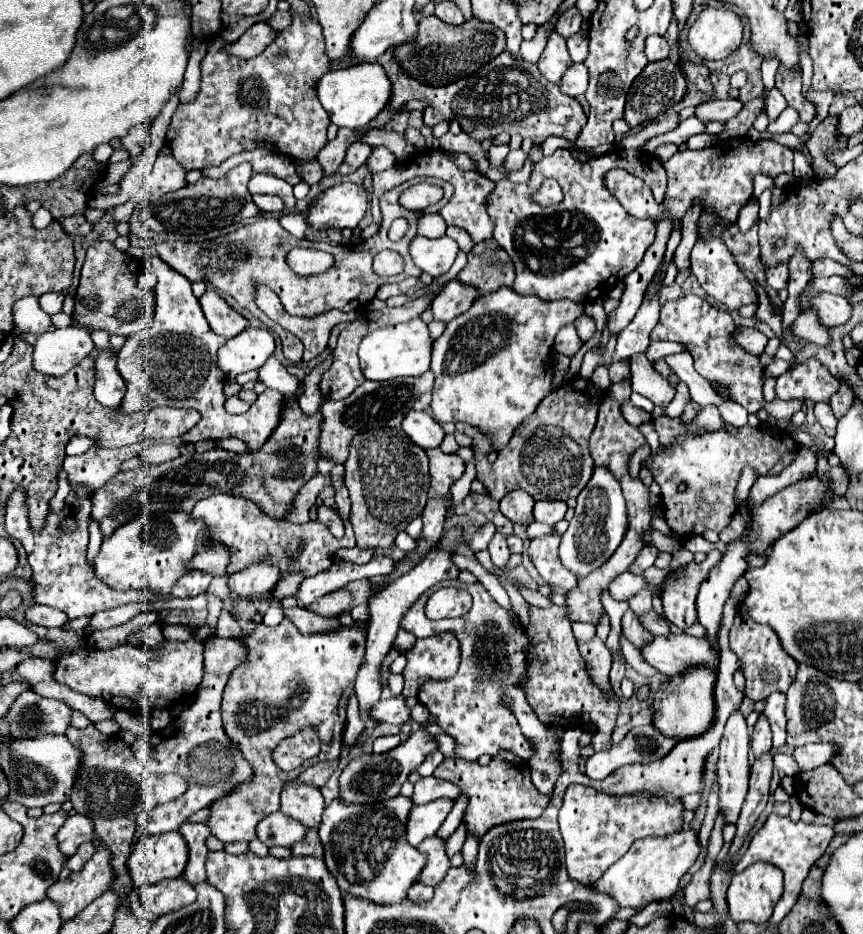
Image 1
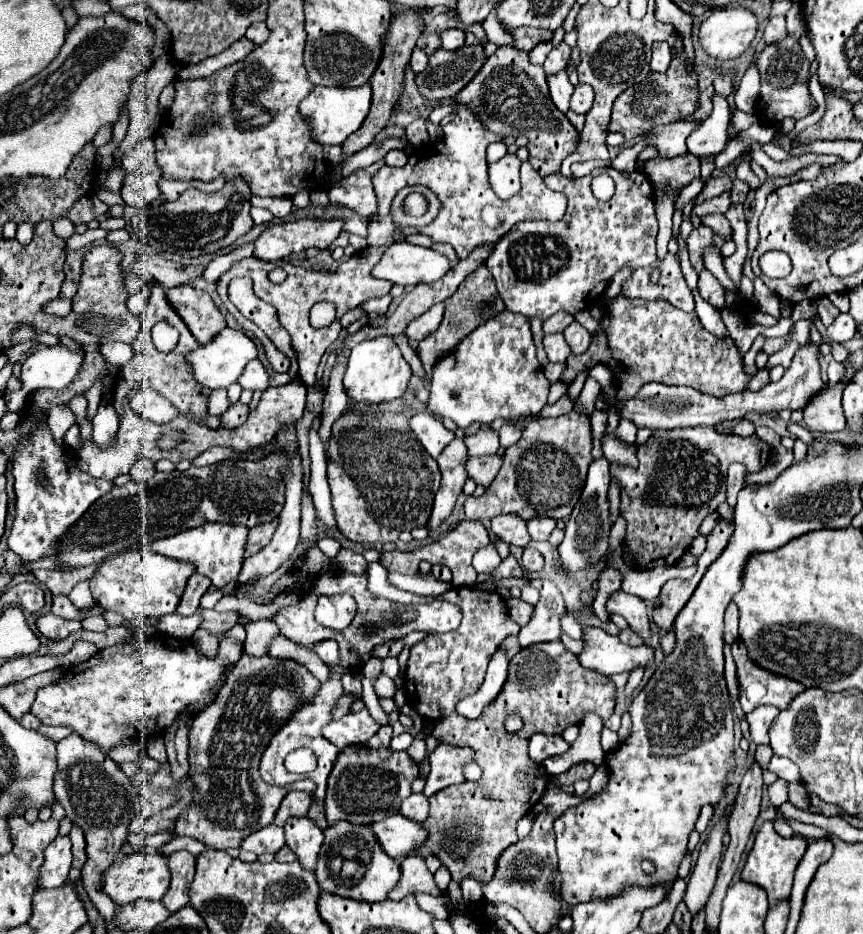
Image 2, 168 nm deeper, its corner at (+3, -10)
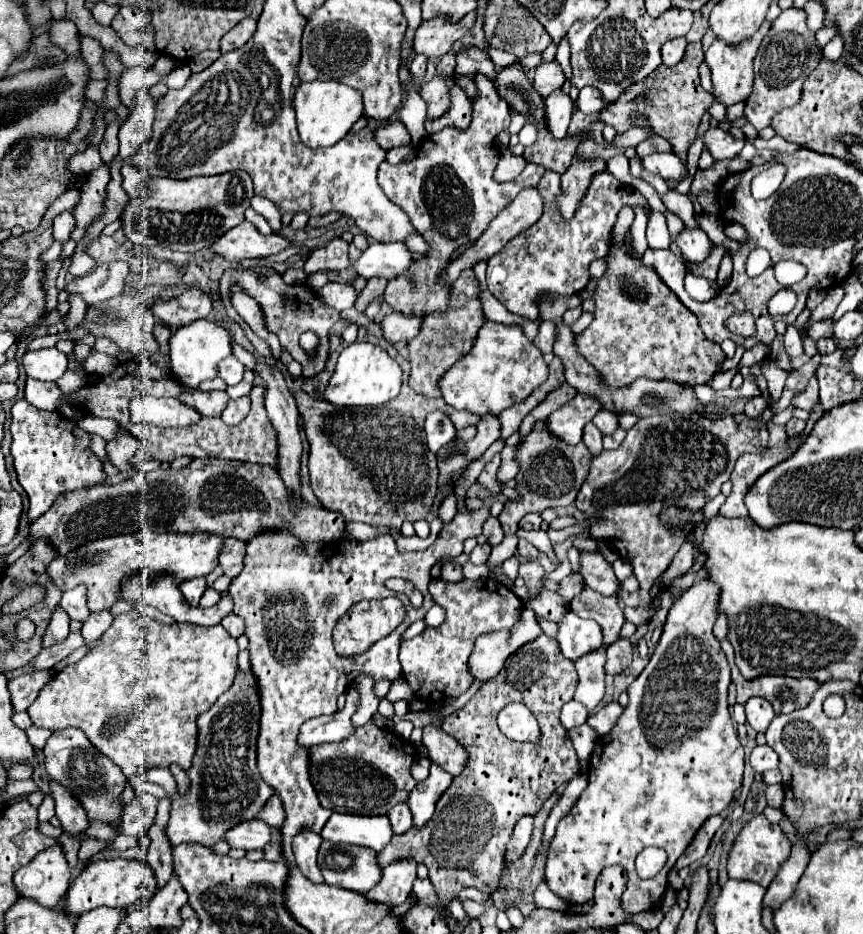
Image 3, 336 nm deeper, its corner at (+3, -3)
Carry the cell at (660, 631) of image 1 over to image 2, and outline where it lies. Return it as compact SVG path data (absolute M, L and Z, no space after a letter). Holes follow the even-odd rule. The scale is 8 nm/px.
M617 590L607 598L605 608L609 614L621 614L629 622L631 630L635 630L643 640L647 640L651 636L647 608L641 598L625 594L623 590Z

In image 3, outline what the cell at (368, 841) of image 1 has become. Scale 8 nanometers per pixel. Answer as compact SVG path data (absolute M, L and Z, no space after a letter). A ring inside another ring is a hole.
M323 841L317 861L327 885L343 887L355 893L367 893L383 877L377 851L369 847L335 845L331 841Z

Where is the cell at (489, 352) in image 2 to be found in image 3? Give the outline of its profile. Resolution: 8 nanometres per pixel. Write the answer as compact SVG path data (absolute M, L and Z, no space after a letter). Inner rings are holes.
M487 321L471 347L441 379L439 391L447 405L457 411L473 411L477 415L499 415L503 409L525 401L539 385L547 381L547 365L539 349L525 337L521 325L503 325Z

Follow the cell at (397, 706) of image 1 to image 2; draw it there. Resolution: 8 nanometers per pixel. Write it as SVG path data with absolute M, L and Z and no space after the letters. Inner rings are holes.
M363 708L357 714L349 714L349 716L343 716L341 720L329 722L321 734L337 748L345 748L355 744L365 744L371 736L375 736L377 730L379 730L379 724L369 716L367 708Z

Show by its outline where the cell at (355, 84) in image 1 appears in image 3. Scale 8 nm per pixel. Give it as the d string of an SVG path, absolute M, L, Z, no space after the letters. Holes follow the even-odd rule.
M337 81L301 83L295 93L295 111L301 141L313 149L329 147L341 141L349 133L351 125L363 115L363 97L357 89L349 89Z

